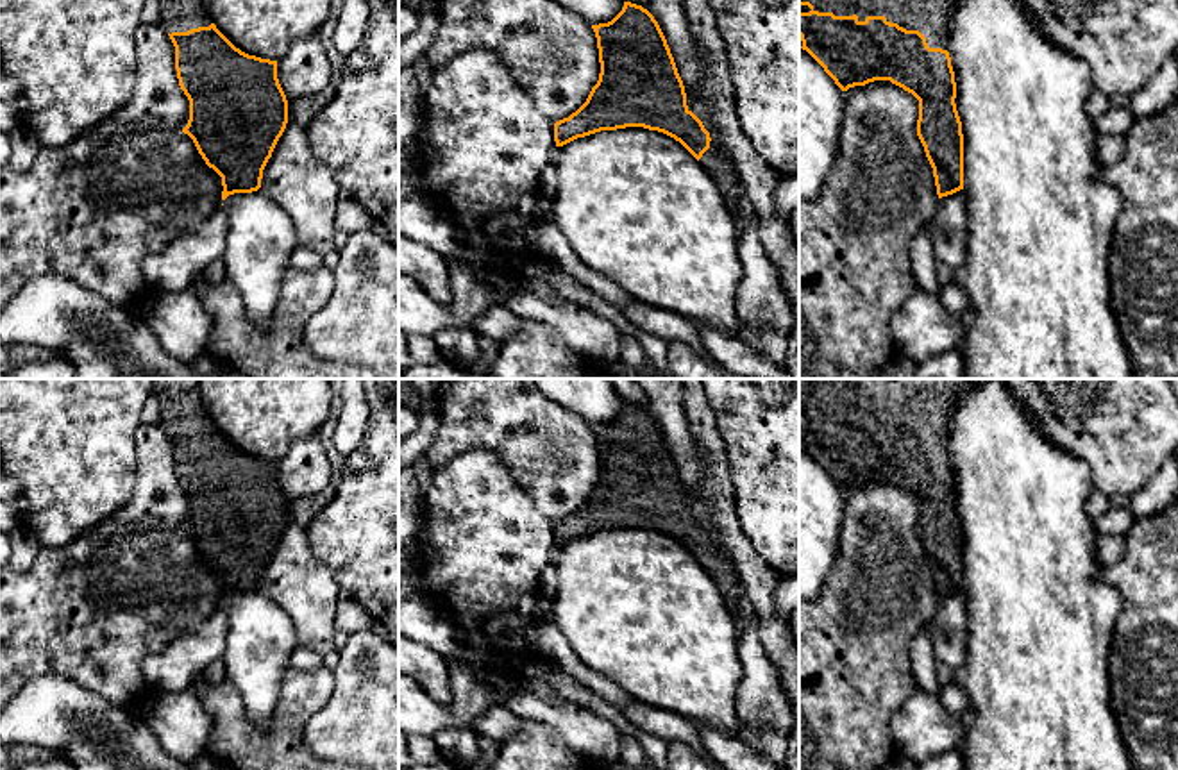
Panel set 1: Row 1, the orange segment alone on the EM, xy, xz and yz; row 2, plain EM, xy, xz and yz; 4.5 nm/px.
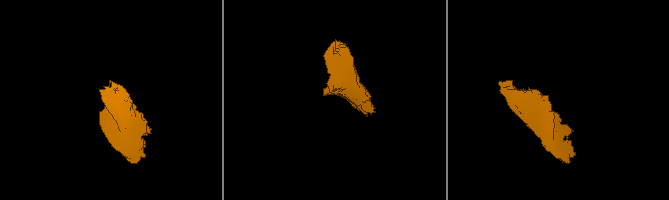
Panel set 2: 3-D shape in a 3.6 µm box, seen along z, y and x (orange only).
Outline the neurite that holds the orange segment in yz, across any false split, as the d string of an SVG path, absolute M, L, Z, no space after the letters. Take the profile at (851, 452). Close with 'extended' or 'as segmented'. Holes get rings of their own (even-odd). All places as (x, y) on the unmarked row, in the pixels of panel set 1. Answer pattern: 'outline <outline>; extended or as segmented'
outline M799 379L799 438L806 450L847 491L890 481L919 500L917 536L933 568L938 598L963 590L963 534L956 511L956 482L949 457L949 418L960 391L976 379Z; extended

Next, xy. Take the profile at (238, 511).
outline M154 379L161 407L161 427L175 447L179 486L189 500L189 520L182 529L202 559L222 577L222 600L234 593L252 593L261 588L263 570L288 523L288 500L277 479L277 461L248 456L236 448L211 422L200 398L198 379Z; extended

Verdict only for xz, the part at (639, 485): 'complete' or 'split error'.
split error

